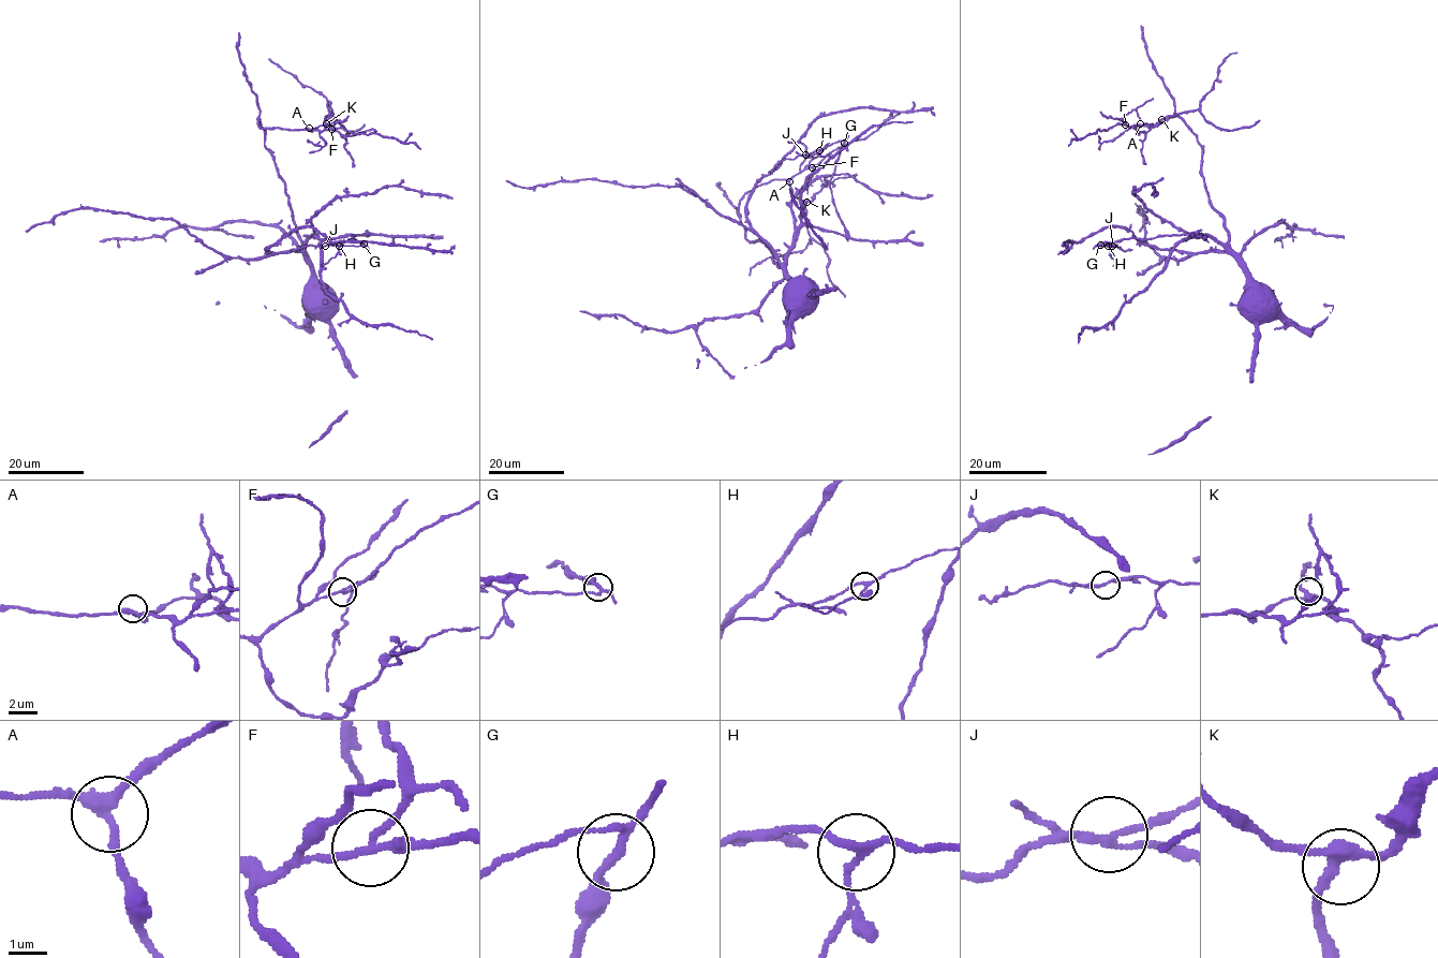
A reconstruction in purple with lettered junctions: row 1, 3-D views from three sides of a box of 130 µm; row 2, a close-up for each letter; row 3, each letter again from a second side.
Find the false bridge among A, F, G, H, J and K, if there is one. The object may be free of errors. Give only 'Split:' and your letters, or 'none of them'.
Split: F

